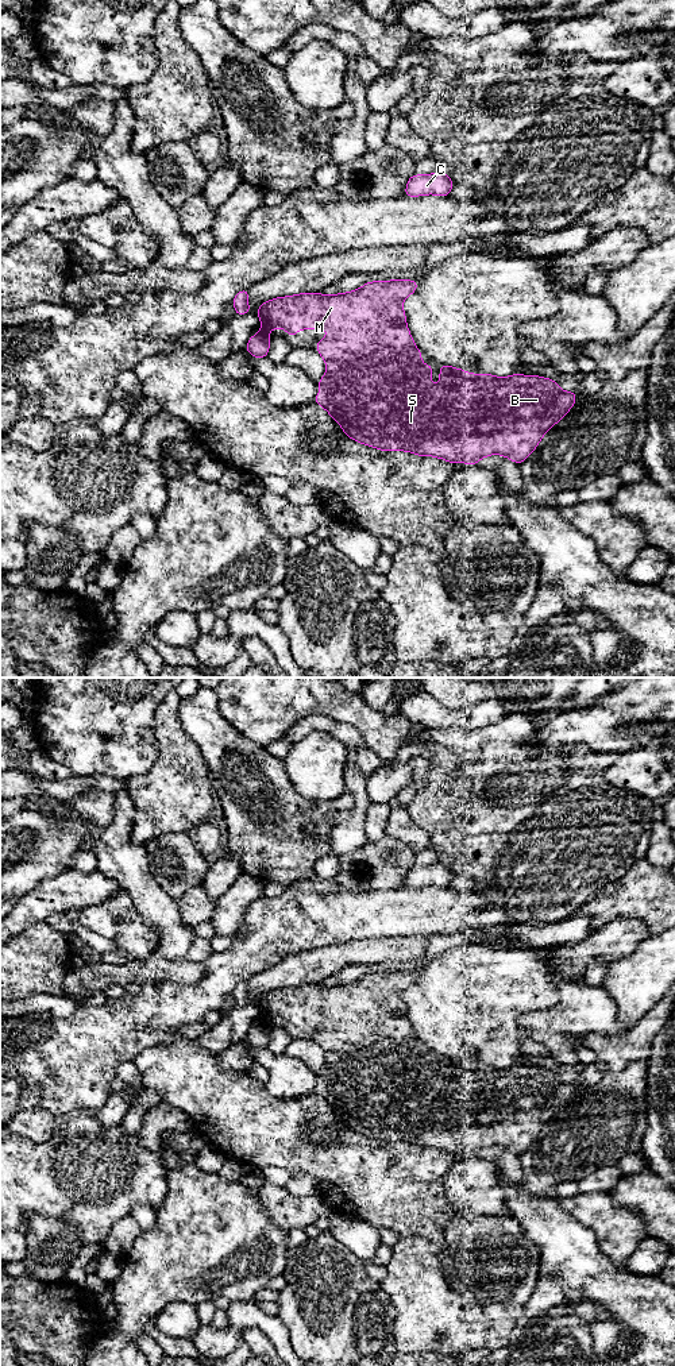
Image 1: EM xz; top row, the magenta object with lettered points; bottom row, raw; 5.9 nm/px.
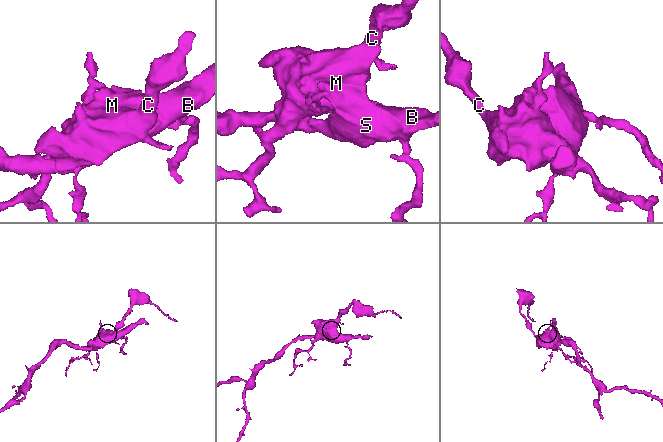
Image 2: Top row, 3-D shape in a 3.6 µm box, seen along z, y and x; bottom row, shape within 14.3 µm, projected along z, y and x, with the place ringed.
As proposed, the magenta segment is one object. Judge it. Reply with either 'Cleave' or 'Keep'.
Cleave

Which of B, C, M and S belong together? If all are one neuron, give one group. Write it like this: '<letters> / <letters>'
B S / C M

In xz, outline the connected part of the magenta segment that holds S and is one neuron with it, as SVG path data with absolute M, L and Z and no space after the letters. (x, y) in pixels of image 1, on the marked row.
M379 348L366 359L347 364L327 364L327 373L317 381L320 393L315 402L340 424L352 440L381 451L408 451L418 456L435 456L450 463L477 464L482 458L502 455L521 464L537 447L545 432L574 406L578 395L563 391L554 379L539 375L513 374L506 378L491 374L470 374L440 363L440 385L431 383L432 364L421 363L418 348Z

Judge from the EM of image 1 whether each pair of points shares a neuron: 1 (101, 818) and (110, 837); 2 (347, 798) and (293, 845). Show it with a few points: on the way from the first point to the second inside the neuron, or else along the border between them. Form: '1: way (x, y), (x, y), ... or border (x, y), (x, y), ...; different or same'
1: border (116, 798), (114, 818), (101, 830); different
2: way (330, 813), (300, 822), (294, 828); same

